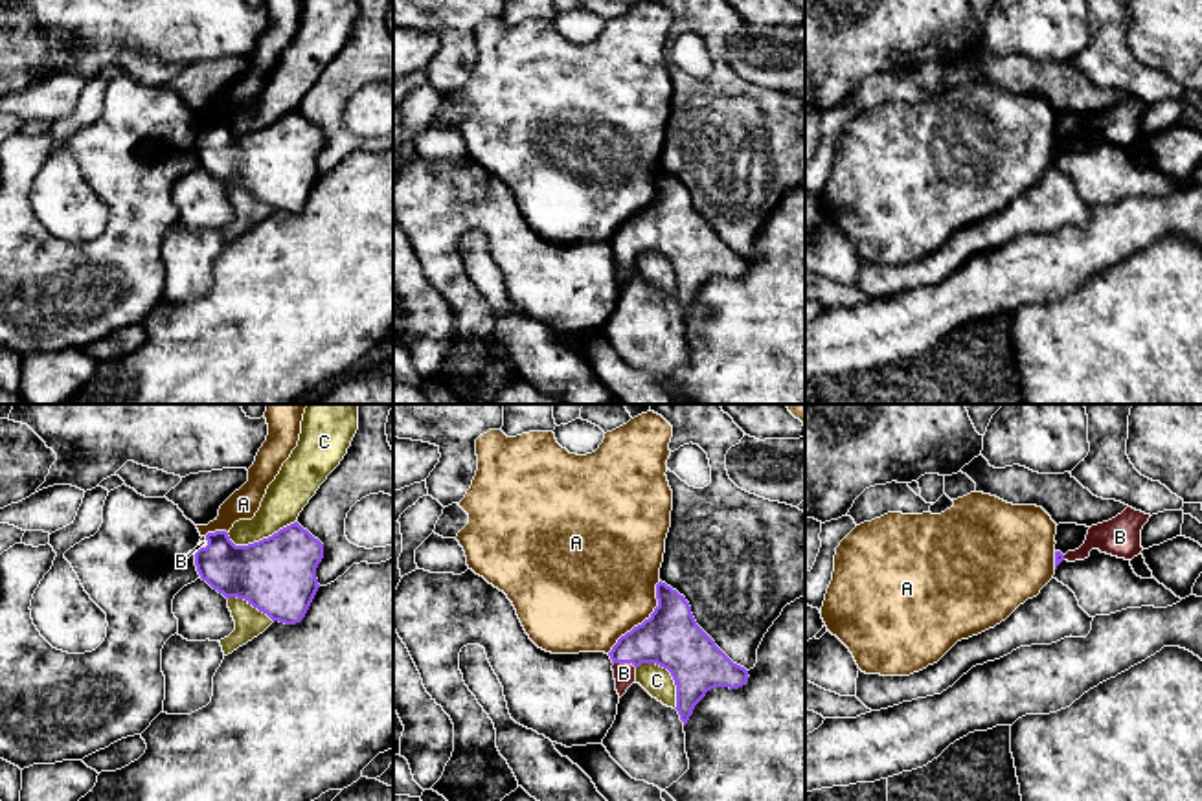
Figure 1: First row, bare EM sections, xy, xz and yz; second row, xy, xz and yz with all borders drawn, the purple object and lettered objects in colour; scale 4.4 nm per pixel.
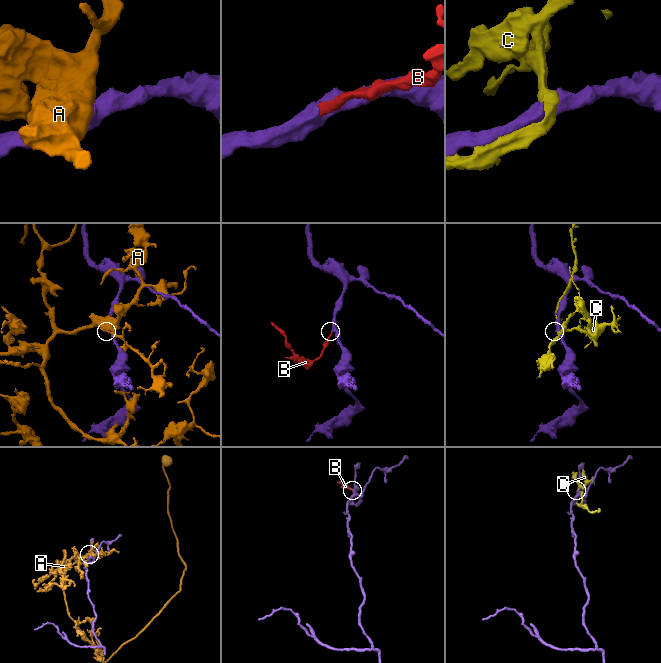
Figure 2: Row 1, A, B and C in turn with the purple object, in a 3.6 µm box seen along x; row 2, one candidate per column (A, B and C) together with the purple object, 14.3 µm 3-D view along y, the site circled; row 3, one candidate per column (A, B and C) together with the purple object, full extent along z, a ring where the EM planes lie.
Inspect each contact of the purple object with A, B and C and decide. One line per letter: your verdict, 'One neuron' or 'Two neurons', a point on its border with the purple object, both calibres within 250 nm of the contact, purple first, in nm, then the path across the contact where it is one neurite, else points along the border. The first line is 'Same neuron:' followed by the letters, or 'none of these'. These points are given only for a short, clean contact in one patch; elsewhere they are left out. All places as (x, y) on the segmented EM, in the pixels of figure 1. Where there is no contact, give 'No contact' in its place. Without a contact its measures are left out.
Same neuron: B
A: Two neurons. Touches purple at xz (646, 620). Thickness 260 nm (purple) against 480 nm
B: One neuron. Touches purple at xz (625, 662). Thickness 260 nm (purple) against 100 nm
C: Two neurons. Touches purple at xy (260, 541). Thickness 340 nm (purple) against 180 nm

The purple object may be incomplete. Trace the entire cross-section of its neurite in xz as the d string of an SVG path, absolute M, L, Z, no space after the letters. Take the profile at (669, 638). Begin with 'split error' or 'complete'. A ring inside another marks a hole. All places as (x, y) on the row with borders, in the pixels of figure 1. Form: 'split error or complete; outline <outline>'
split error; outline M656 584L658 606L641 625L621 636L608 652L619 698L636 682L641 663L667 669L676 685L676 711L684 726L695 705L715 687L739 689L748 671L733 663L697 625L684 595Z

